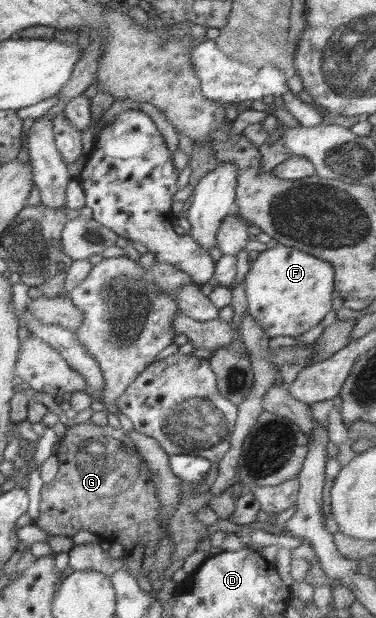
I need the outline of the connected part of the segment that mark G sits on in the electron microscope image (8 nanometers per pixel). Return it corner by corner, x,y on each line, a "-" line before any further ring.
92,422
80,423
68,429
61,440
60,447
57,450
59,460
59,469
53,481
44,483
41,488
41,500
39,502
39,517
35,524
38,528
50,535
67,536
72,538
80,530
89,530
93,532
100,540
113,544
117,542
126,548
148,548
152,554
162,539
172,541
172,553
168,557
168,564
176,561
183,561
190,554
198,550
198,542
207,534
208,525
202,524
195,519
196,511
208,504
208,494
193,495
193,490
198,488
206,479
206,475
199,482
183,482
181,485
187,485
188,489
183,491
181,486
181,495
179,496
179,505
167,518
157,518
158,511
161,509
155,486
150,482
151,473
147,464
139,455
132,439
124,430
116,429
111,425
97,425

